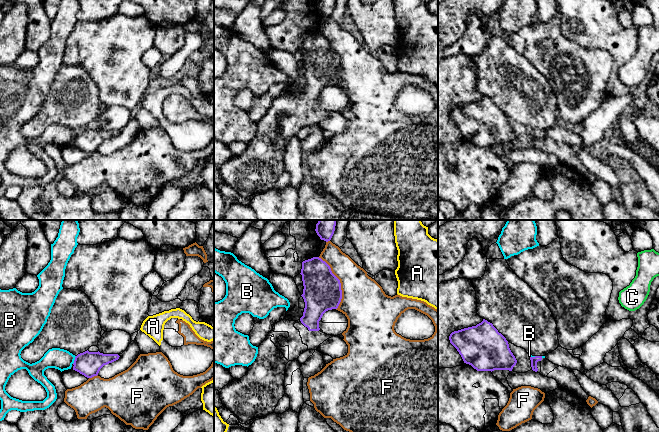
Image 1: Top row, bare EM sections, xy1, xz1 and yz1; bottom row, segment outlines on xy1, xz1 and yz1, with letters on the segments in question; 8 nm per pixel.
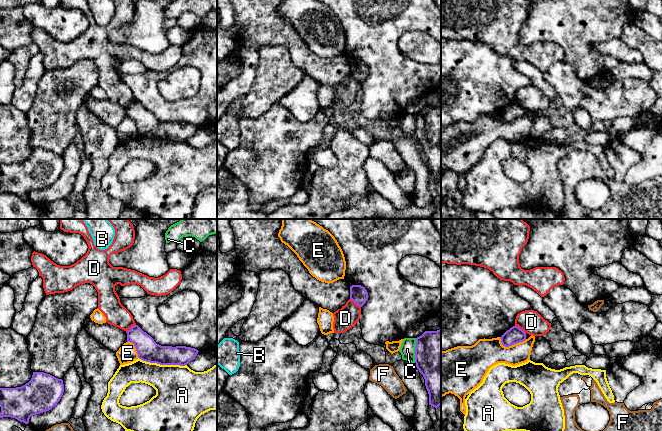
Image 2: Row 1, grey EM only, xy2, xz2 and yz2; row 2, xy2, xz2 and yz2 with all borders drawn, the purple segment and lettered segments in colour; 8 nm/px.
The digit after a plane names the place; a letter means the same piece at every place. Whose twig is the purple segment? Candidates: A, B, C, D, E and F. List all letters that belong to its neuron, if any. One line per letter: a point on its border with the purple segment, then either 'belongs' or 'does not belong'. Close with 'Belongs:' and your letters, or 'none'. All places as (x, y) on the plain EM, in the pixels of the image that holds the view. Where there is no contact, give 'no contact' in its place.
A: xy2 (162, 140) | does not belong
B: xy1 (74, 136) | does not belong
C: xz2 (415, 126) | does not belong
D: xy2 (130, 104) | does not belong
E: yz2 (511, 121) | does not belong
F: xz1 (339, 58) | does not belong
Belongs: none

